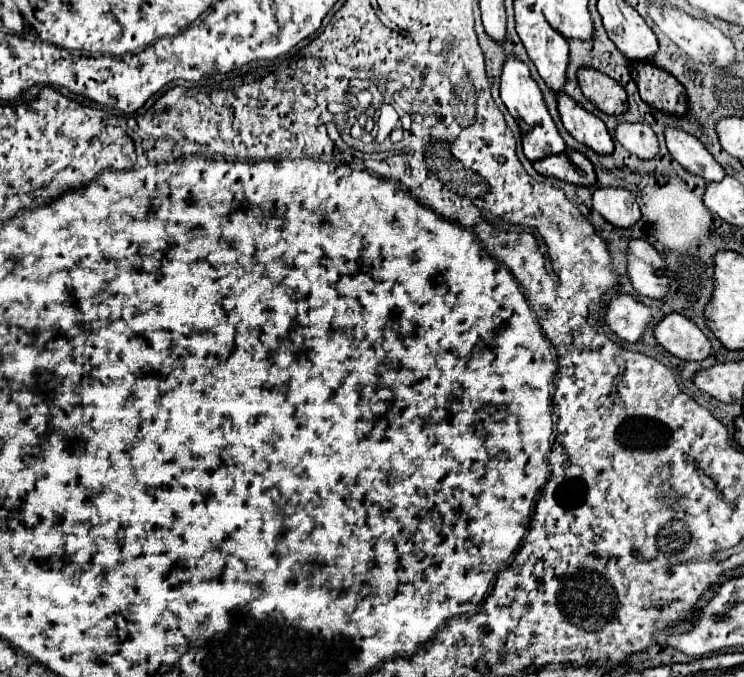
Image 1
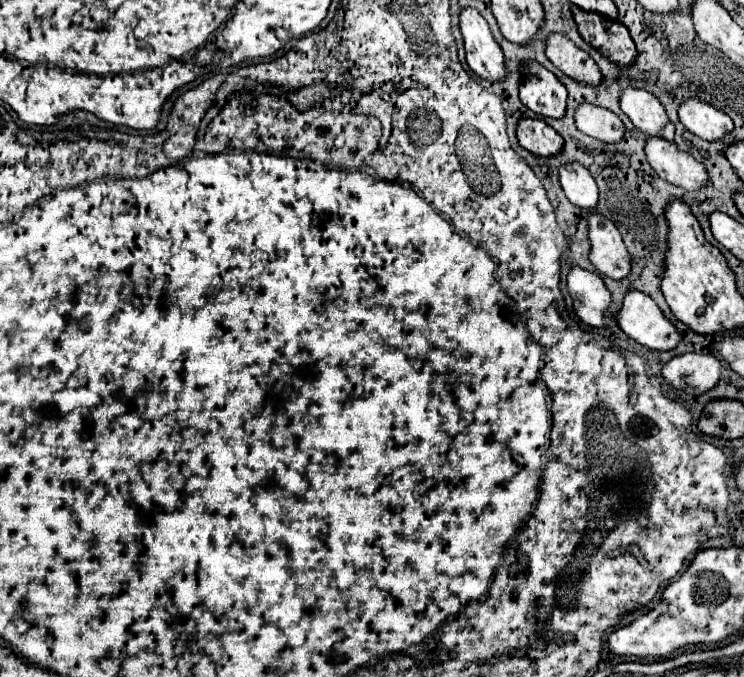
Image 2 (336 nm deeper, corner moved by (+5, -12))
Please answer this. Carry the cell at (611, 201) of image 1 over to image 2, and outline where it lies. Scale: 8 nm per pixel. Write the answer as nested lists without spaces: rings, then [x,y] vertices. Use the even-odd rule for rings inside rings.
[[[566,164],[560,170],[560,184],[564,188],[566,198],[586,210],[596,210],[598,206],[598,186],[592,174],[580,164]]]

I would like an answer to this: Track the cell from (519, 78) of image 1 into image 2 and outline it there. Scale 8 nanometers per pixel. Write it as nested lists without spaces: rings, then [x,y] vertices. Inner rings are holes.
[[[466,8],[460,14],[460,30],[464,36],[466,62],[482,80],[504,82],[508,78],[504,52],[494,40],[488,22],[476,8]]]

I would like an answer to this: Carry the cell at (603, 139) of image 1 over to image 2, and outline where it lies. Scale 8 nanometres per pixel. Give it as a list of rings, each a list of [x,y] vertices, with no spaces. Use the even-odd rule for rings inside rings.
[[[526,62],[522,70],[520,100],[538,116],[564,118],[568,92],[564,84],[536,62]]]

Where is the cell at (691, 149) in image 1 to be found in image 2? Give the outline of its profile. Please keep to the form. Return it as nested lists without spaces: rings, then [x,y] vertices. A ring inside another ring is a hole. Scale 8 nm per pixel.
[[[628,88],[622,92],[620,108],[646,136],[660,136],[668,142],[674,142],[674,124],[654,94],[638,88]]]

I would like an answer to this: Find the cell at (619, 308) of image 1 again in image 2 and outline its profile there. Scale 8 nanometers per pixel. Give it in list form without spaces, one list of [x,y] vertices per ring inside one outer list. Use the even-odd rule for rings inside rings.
[[[576,266],[568,274],[568,290],[578,318],[592,328],[604,328],[604,312],[612,302],[612,294],[608,292],[602,278]]]

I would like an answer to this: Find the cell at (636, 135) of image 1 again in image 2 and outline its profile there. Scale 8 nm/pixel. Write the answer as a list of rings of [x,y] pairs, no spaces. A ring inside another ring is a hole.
[[[592,104],[578,106],[576,126],[584,134],[588,134],[600,142],[606,142],[606,144],[616,144],[626,134],[626,126],[618,118],[618,114],[614,114],[606,108],[600,108],[600,106],[592,106]]]

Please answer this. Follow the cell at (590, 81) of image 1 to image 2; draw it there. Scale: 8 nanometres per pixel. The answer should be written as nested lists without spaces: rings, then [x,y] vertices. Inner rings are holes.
[[[552,34],[548,38],[546,56],[560,72],[564,72],[576,82],[600,84],[602,80],[600,70],[594,64],[594,60],[562,34]]]

